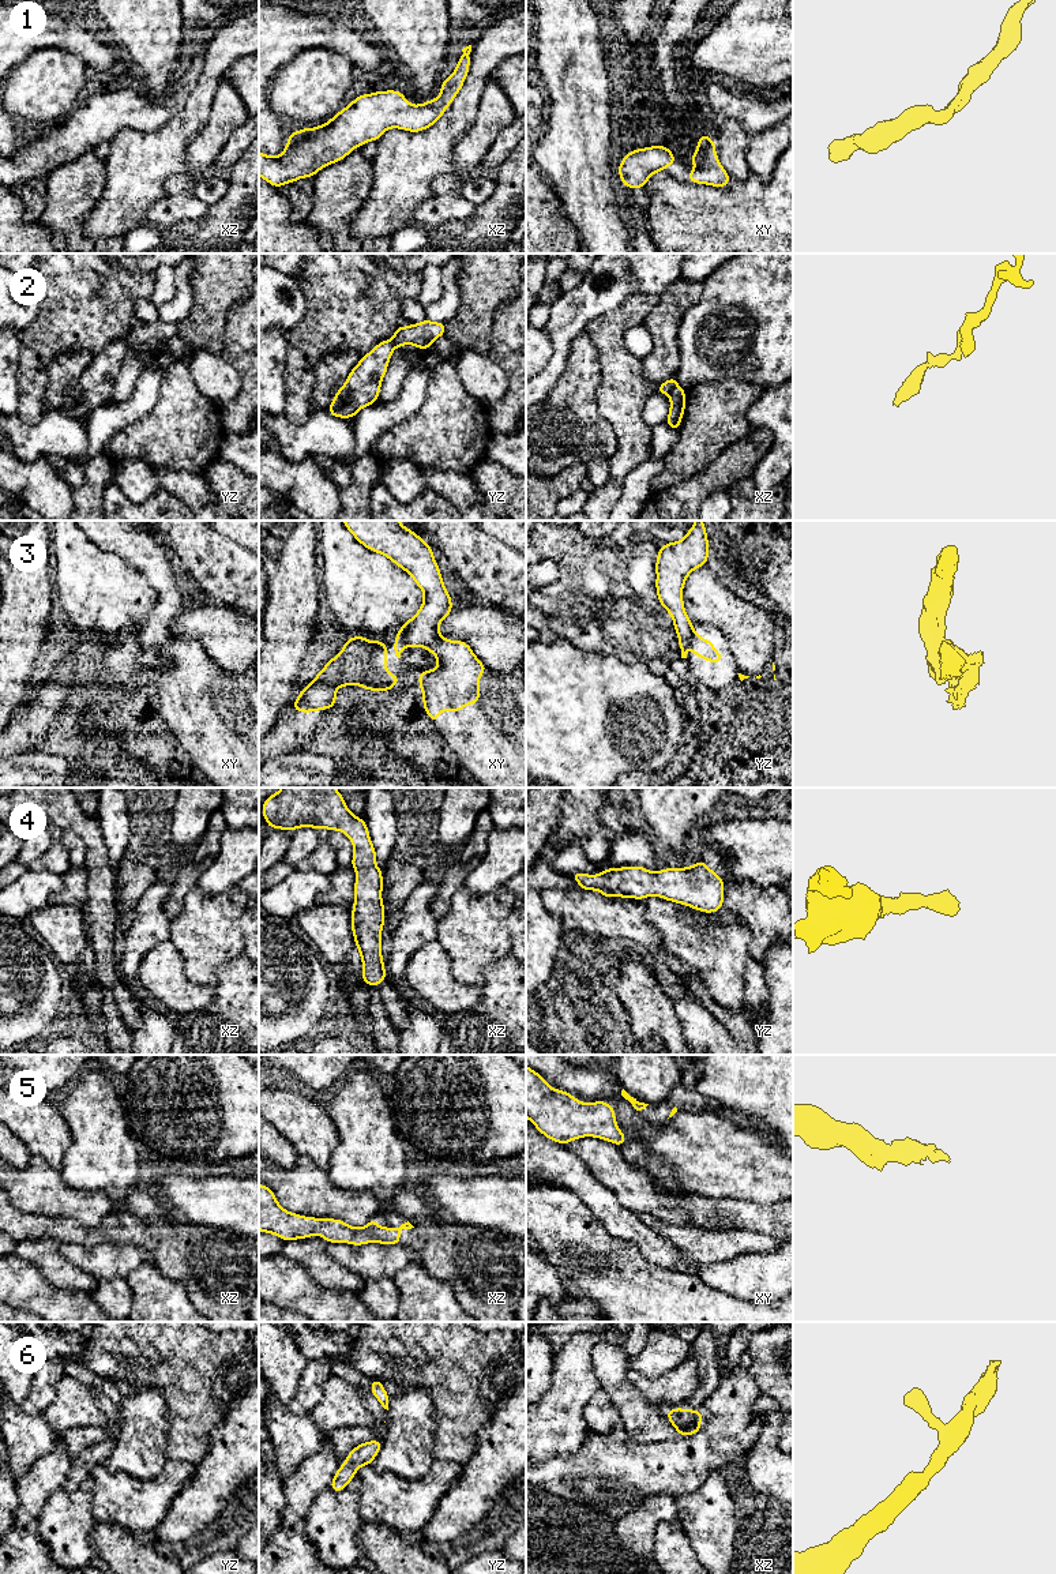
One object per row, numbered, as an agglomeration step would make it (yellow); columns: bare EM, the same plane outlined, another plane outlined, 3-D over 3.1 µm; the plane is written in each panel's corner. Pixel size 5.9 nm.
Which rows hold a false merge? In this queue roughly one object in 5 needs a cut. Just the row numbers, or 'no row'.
2, 3

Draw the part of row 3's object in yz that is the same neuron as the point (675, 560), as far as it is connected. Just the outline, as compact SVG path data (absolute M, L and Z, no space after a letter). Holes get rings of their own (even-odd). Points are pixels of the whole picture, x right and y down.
M695 521L685 537L659 546L655 561L657 598L673 620L681 658L687 658L694 635L683 601L683 587L688 575L707 564L709 538L703 521Z

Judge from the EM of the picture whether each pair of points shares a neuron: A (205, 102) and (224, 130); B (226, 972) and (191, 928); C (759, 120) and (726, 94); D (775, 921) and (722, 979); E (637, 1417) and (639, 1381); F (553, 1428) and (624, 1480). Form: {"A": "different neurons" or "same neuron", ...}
{"A": "different neurons", "B": "different neurons", "C": "same neuron", "D": "different neurons", "E": "different neurons", "F": "different neurons"}

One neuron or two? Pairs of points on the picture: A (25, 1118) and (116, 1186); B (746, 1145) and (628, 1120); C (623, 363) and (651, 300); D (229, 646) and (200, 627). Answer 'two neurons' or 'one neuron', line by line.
A: two neurons
B: one neuron
C: one neuron
D: one neuron

